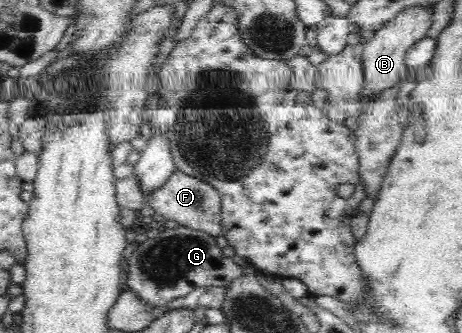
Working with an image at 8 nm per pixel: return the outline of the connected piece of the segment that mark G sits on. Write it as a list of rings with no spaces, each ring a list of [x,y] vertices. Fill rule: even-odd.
[[[184,226],[161,228],[154,239],[148,238],[132,254],[127,263],[128,275],[123,279],[120,289],[130,287],[130,291],[138,293],[141,301],[158,307],[166,301],[188,295],[198,287],[211,284],[227,287],[232,280],[244,275],[244,269],[232,258],[224,256],[216,238],[216,235]]]

